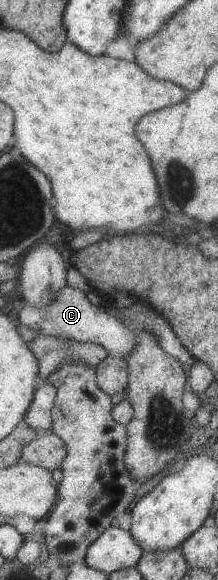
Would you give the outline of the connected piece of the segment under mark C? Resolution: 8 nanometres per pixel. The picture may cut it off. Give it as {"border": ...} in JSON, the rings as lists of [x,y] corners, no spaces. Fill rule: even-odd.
{"border":[[[66,285],[58,291],[56,299],[45,308],[39,310],[26,303],[18,313],[18,319],[20,324],[37,334],[98,344],[111,355],[127,356],[135,346],[136,332],[106,313],[103,308],[90,304],[83,291]]]}

